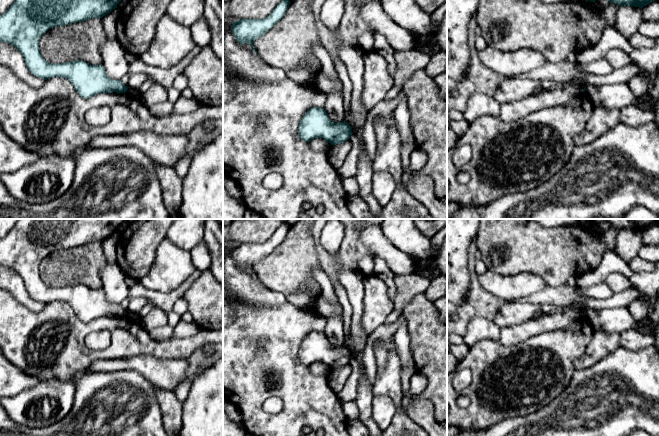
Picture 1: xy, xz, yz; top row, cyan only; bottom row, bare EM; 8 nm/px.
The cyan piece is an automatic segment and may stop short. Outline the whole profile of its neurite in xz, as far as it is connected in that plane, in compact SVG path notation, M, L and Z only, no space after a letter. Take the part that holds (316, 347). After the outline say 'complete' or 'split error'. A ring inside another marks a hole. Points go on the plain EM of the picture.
M312 331L301 343L298 359L305 366L323 362L331 369L336 369L349 364L352 351L345 345L335 347L329 342L325 333Z | complete

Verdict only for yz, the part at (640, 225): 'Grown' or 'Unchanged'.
Unchanged

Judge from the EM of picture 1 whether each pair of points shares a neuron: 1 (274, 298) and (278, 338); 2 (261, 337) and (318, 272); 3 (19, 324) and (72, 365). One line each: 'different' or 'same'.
1: different
2: different
3: same

